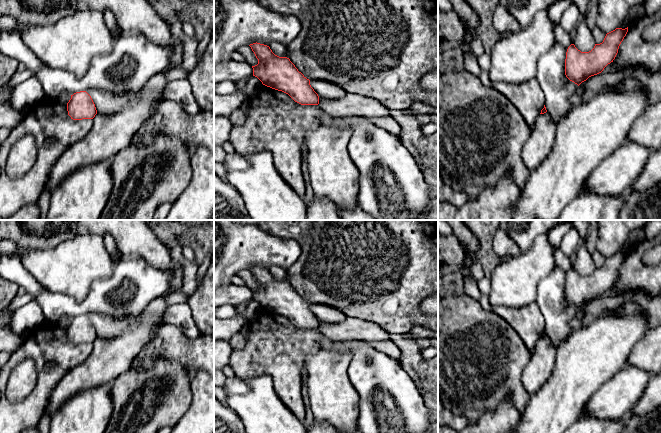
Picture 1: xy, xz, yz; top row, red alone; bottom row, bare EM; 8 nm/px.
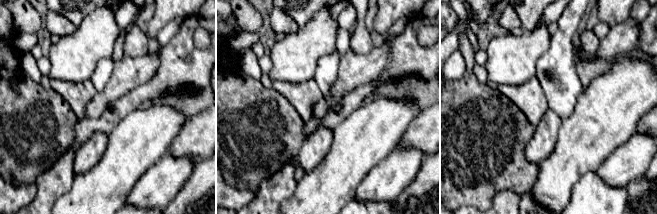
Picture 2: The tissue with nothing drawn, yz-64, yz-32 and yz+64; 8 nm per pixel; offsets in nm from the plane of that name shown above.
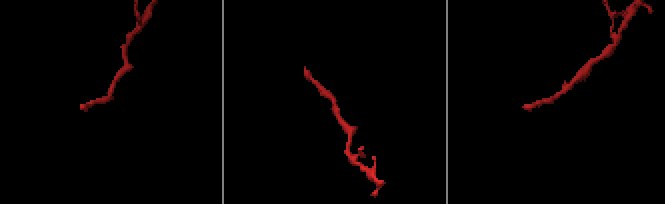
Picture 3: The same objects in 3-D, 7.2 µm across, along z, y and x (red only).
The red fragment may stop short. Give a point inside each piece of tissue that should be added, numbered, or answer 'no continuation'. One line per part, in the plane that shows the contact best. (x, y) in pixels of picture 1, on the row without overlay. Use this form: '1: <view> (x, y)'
no continuation

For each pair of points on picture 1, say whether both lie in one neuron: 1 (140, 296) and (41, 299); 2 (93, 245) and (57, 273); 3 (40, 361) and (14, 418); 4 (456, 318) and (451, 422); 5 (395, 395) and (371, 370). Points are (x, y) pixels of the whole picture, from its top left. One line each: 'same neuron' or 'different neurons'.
1: same neuron
2: same neuron
3: same neuron
4: different neurons
5: same neuron

